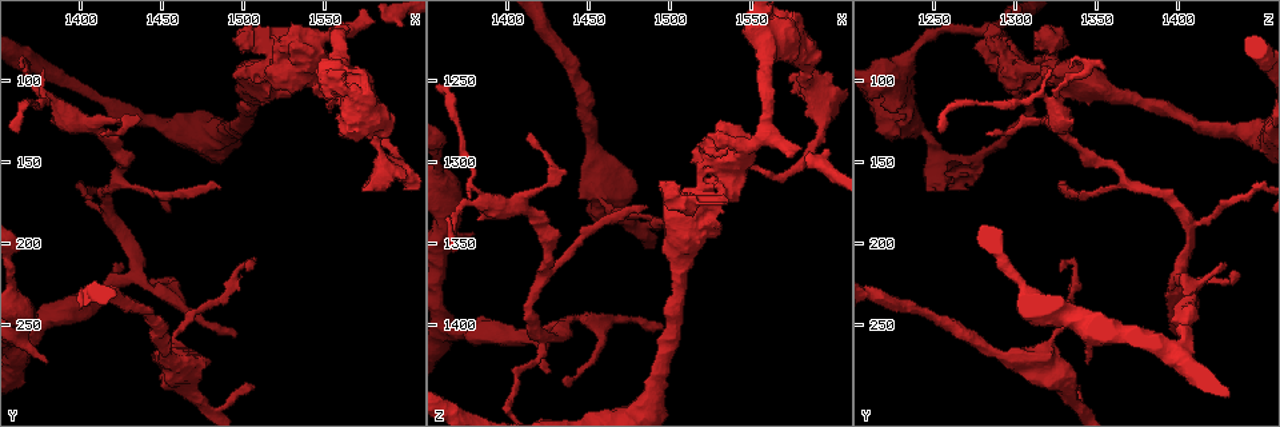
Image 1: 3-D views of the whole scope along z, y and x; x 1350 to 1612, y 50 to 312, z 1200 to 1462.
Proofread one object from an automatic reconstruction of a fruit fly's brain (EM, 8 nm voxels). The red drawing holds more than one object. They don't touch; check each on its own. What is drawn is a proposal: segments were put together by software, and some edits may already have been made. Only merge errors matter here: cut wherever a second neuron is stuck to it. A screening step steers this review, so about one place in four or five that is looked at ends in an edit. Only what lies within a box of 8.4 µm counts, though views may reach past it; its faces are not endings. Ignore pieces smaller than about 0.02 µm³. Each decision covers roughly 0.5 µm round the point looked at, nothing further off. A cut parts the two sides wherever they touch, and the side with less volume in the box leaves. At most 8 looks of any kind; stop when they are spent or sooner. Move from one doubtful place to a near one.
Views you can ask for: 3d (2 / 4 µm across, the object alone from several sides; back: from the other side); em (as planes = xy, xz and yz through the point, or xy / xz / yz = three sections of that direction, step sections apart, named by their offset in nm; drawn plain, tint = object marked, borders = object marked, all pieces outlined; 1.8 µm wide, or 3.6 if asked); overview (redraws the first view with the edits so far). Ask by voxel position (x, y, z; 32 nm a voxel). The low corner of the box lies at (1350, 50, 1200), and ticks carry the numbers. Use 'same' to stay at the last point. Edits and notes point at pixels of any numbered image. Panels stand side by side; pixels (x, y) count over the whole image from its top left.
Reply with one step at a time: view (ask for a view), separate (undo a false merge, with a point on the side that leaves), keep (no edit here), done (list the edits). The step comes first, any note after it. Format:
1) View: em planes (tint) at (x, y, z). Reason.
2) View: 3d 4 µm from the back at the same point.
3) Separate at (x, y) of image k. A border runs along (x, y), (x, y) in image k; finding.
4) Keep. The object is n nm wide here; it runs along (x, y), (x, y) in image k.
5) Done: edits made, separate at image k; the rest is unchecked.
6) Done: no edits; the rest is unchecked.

View: em planes (tint) at (1558, 68, 1282).

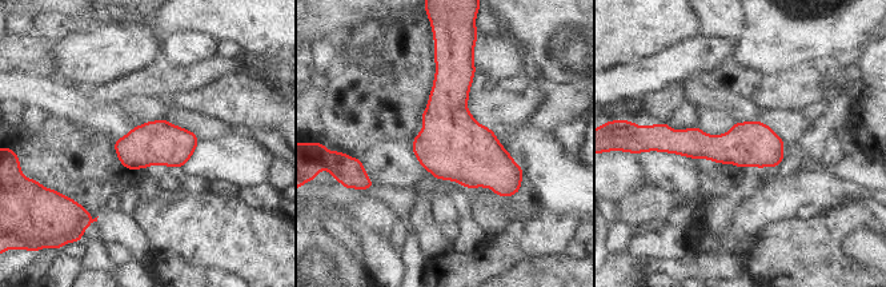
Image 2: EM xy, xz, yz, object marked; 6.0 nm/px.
Keep. It runs along (664, 134), (673, 142), (780, 155) in image 2; all the same neuron.

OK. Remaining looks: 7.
View: em yz step 4 (tint) at (1582, 142, 1248). Four or more arms meet.

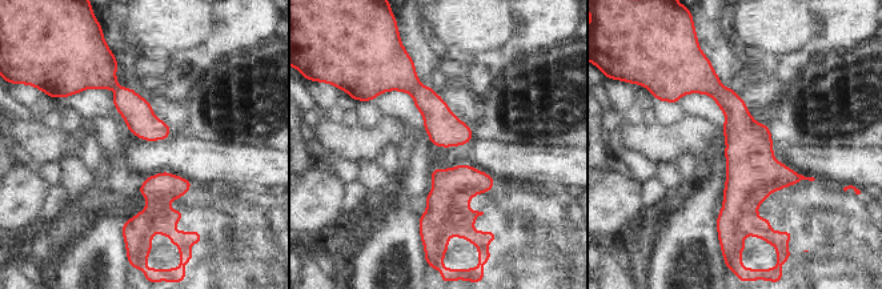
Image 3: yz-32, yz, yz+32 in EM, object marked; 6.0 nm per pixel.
Separate at (440, 123) of image 3. The part that leaves runs along (722, 91), (740, 125), (732, 224) in image 3; a second neuron is stuck on.

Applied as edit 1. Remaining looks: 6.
View: overview. See it whole again.

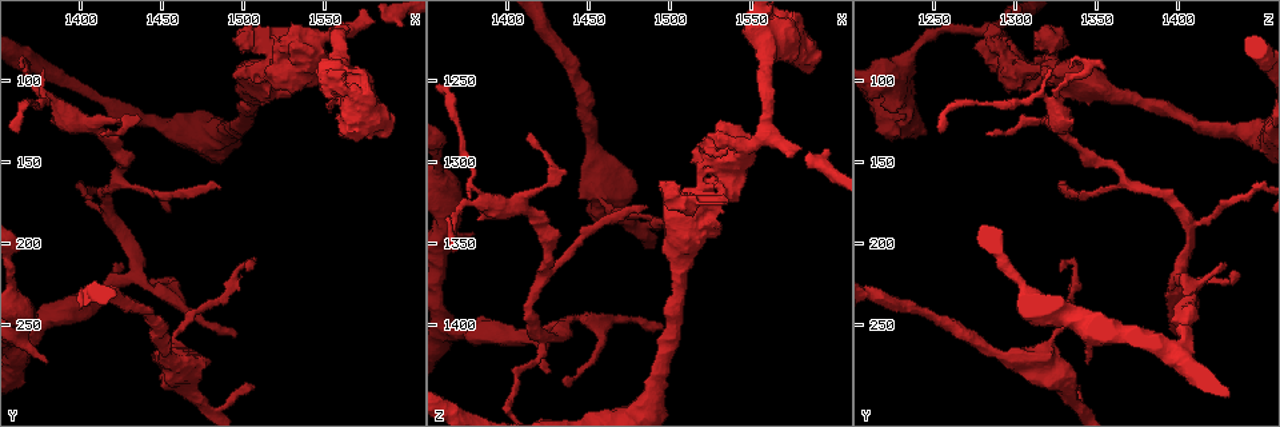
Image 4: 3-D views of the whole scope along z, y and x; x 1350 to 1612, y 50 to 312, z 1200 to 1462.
View: 3d 4 µm at (1558, 90, 1228). Sudden change in width.

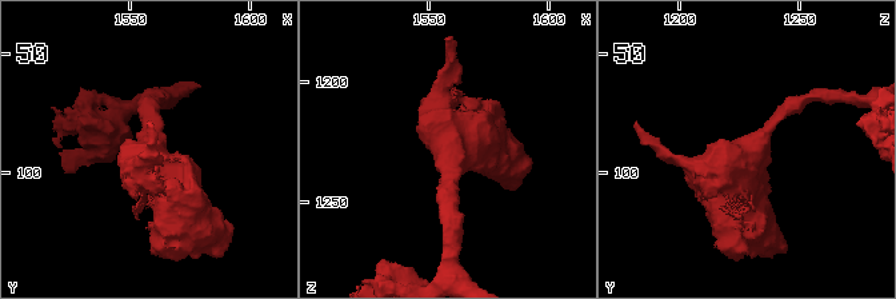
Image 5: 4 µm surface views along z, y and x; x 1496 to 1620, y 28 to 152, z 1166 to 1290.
View: em 3.6 µm planes (borders) at (1560, 92, 1229).

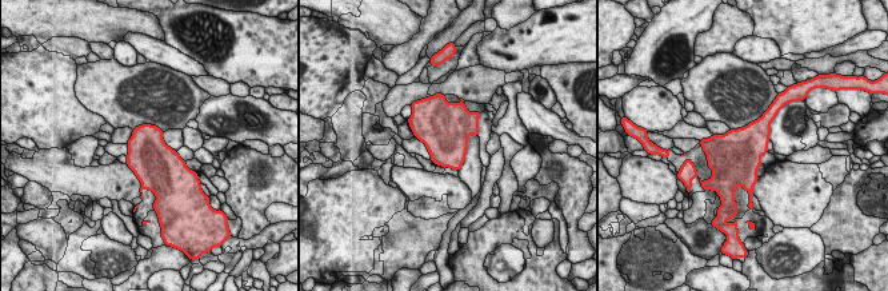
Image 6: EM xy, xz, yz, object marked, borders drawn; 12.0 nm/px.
Keep. The object is 500 nm wide here; continuous, no second neuron.

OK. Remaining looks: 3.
View: 3d 4 µm at (1458, 264, 1320). Calibre changes.

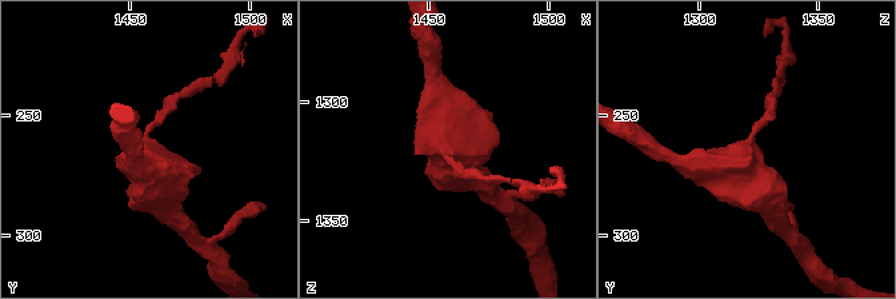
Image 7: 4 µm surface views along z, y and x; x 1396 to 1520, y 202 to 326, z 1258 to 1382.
View: em xz step 8 (tint) at (1457, 264, 1320).

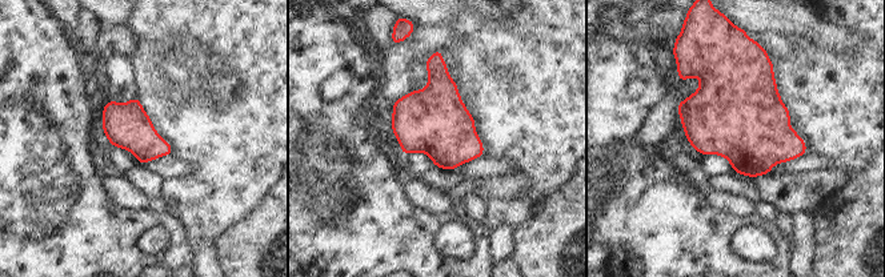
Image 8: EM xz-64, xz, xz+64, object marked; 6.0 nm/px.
View: em planes (tint) at the same point.

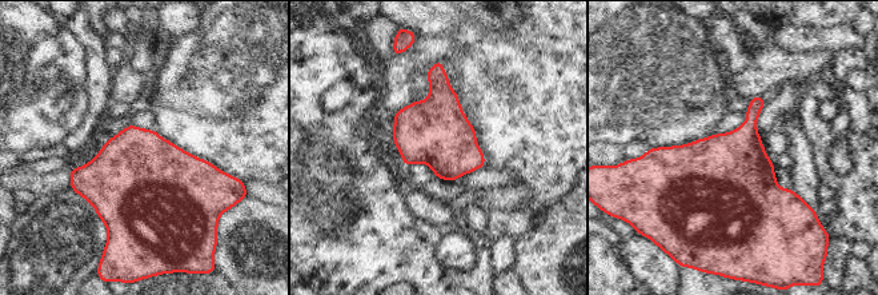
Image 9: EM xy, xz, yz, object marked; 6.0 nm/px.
Keep. The object is 400 nm wide here; one neuron here.

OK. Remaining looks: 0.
Done: edits made, separate at image 3; the rest is unchecked.

